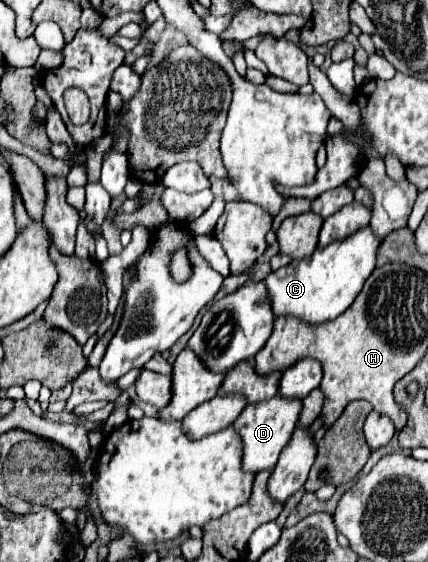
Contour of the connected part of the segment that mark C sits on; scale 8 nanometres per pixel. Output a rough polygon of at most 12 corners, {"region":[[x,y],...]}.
{"region":[[365,226],[265,278],[277,316],[337,318],[373,274]]}

